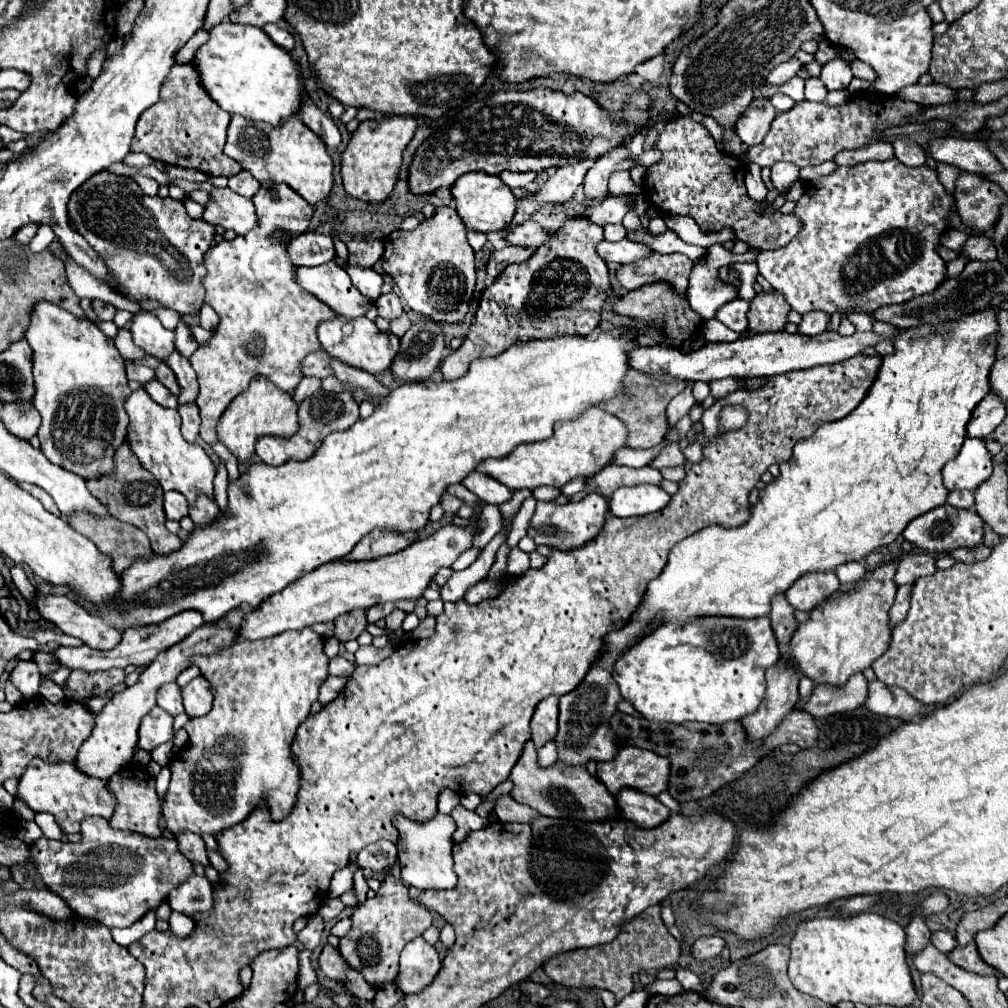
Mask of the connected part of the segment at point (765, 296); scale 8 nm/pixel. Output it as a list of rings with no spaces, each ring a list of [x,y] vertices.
[[[762,291],[750,303],[748,329],[752,333],[782,331],[786,325],[788,311],[790,311],[790,305],[780,291]]]

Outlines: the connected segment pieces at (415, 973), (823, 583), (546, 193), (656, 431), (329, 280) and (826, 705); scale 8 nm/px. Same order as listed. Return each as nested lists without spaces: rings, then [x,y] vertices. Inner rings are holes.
[[[422,937],[414,939],[402,949],[398,987],[408,995],[428,987],[440,971],[440,957],[432,945]]]
[[[814,571],[796,579],[786,589],[788,603],[798,611],[810,611],[840,587],[834,571]]]
[[[584,159],[584,161],[578,161],[578,163],[574,163],[574,165],[556,167],[554,173],[550,175],[550,179],[544,183],[544,187],[542,187],[538,193],[520,199],[520,207],[518,207],[518,211],[516,211],[516,217],[514,217],[512,225],[510,225],[506,231],[502,231],[502,237],[506,237],[508,231],[510,231],[512,227],[516,227],[518,223],[530,219],[532,213],[536,213],[536,211],[542,209],[544,205],[568,201],[568,199],[574,195],[574,191],[582,185],[586,171],[588,171],[594,163],[596,163],[596,161],[592,161],[592,159]]]
[[[630,369],[626,373],[626,391],[630,391],[630,399],[612,399],[610,403],[602,403],[598,407],[602,407],[606,413],[618,417],[620,421],[624,421],[626,429],[628,429],[628,441],[626,447],[630,449],[650,449],[662,443],[666,431],[668,431],[668,423],[666,423],[666,405],[672,397],[676,397],[678,393],[684,391],[684,383],[682,381],[660,381],[660,379],[652,379],[648,375],[642,375],[640,371]]]
[[[328,261],[318,267],[296,267],[296,279],[304,291],[326,303],[336,315],[362,317],[376,299],[366,299],[350,283],[348,273],[336,263]]]
[[[858,673],[852,675],[848,683],[842,687],[826,687],[826,683],[814,685],[812,695],[802,705],[802,711],[820,719],[842,711],[852,711],[860,707],[864,699],[866,699],[866,679],[862,673]]]

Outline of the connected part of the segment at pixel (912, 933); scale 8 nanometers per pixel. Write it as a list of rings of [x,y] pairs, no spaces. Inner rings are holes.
[[[914,915],[910,925],[906,927],[906,955],[914,957],[918,951],[922,951],[922,947],[926,947],[928,941],[930,941],[930,931],[924,919],[920,915]]]

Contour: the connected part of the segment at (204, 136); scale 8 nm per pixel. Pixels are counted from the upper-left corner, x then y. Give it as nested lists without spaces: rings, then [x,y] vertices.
[[[174,65],[160,89],[160,101],[140,115],[131,143],[131,151],[146,153],[154,161],[178,167],[192,167],[206,175],[230,177],[242,167],[228,159],[222,149],[226,143],[226,129],[230,113],[222,111],[202,89],[196,69],[188,65]]]

